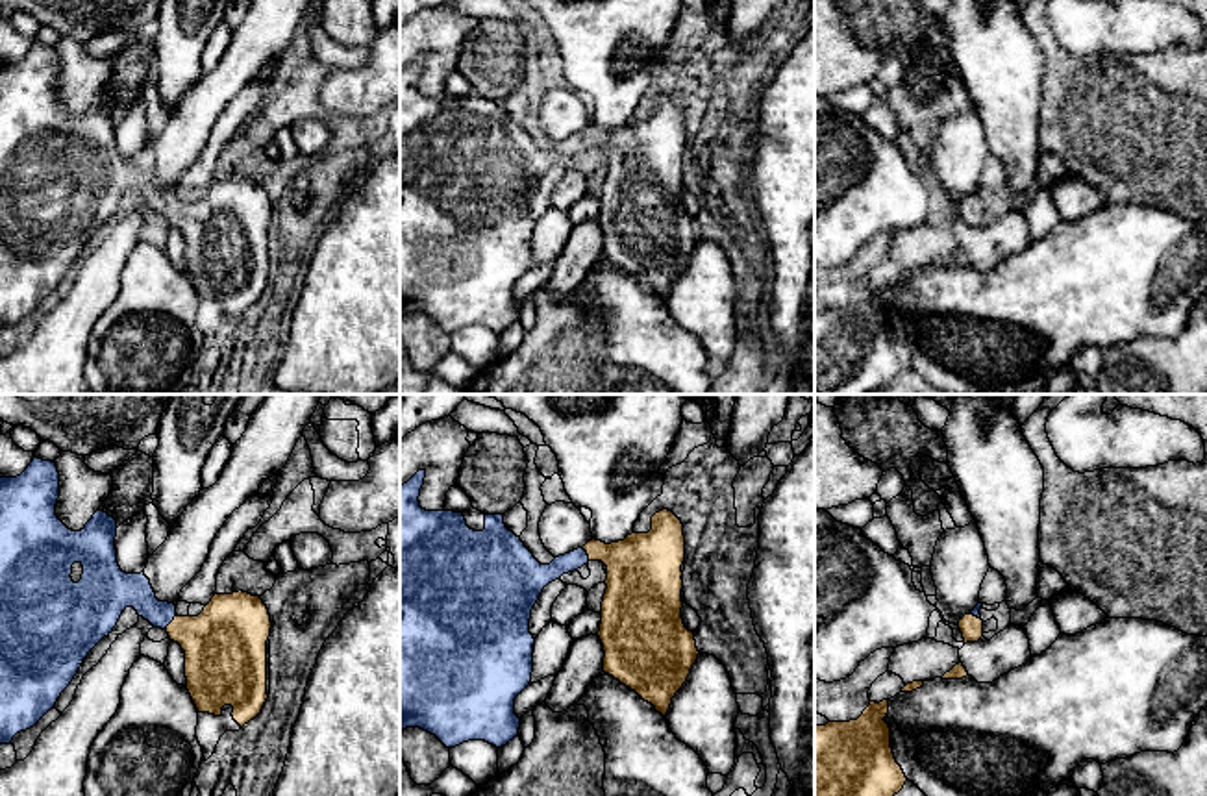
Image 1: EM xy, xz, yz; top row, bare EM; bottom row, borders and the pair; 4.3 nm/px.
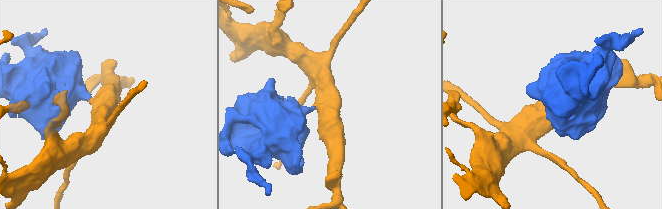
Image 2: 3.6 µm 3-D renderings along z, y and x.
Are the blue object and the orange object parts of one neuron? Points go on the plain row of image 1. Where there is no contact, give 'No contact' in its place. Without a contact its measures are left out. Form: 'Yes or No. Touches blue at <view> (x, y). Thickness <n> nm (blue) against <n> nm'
Yes. Touches blue at xy (171, 206). Thickness 150 nm (blue) against 340 nm

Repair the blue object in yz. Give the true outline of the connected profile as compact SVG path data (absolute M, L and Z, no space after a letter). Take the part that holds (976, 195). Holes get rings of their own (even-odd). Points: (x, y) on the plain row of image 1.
M977 189L970 200L964 200L959 205L959 215L963 218L964 230L966 228L977 228L983 222L983 205L979 200L983 189Z

